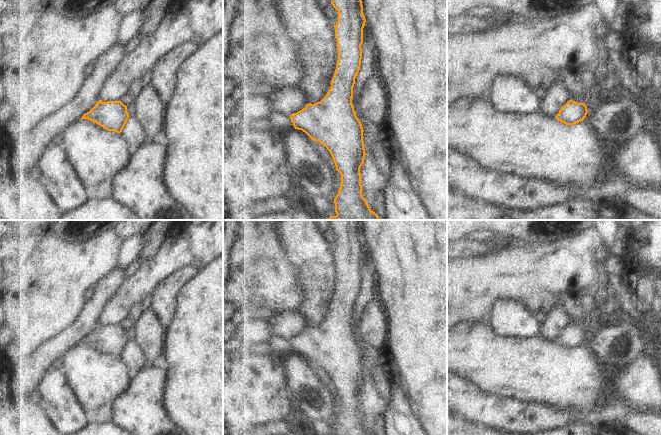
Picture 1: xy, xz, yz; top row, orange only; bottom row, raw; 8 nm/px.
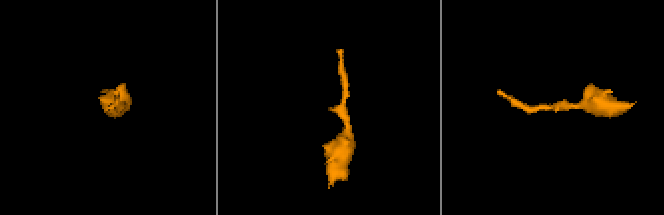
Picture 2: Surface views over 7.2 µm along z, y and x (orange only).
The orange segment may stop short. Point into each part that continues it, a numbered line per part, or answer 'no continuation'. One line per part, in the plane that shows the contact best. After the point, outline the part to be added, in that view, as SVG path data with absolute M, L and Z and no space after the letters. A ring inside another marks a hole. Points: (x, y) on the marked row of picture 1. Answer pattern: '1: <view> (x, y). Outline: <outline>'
no continuation

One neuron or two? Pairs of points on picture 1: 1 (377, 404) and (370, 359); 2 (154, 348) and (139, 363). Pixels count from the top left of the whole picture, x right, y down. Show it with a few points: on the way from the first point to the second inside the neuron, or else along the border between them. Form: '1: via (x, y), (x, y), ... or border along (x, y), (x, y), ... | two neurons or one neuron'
1: via (370, 393), (369, 370) | one neuron
2: border along (136, 339), (150, 364) | two neurons

